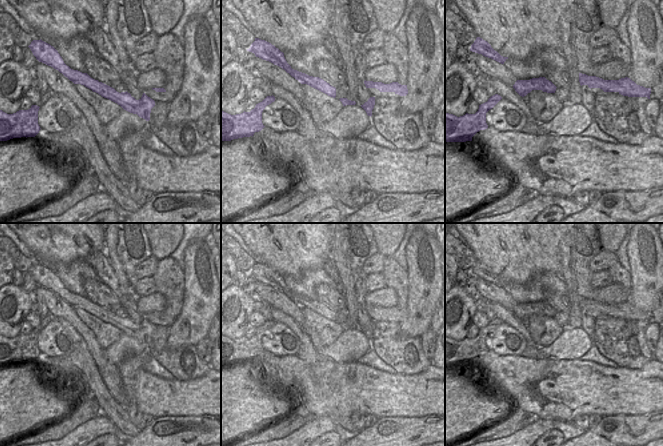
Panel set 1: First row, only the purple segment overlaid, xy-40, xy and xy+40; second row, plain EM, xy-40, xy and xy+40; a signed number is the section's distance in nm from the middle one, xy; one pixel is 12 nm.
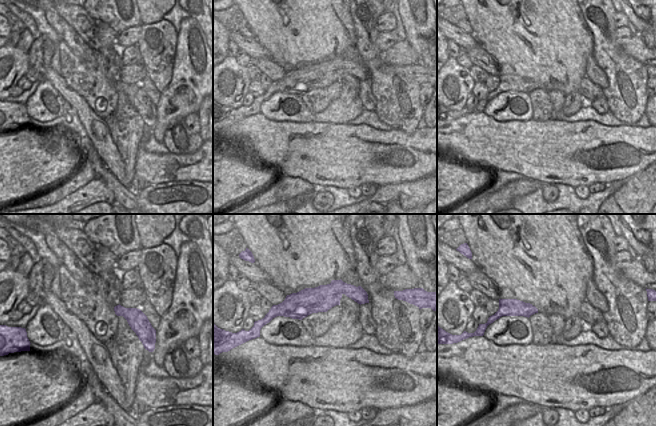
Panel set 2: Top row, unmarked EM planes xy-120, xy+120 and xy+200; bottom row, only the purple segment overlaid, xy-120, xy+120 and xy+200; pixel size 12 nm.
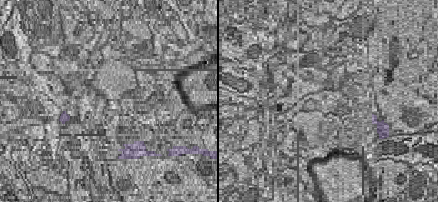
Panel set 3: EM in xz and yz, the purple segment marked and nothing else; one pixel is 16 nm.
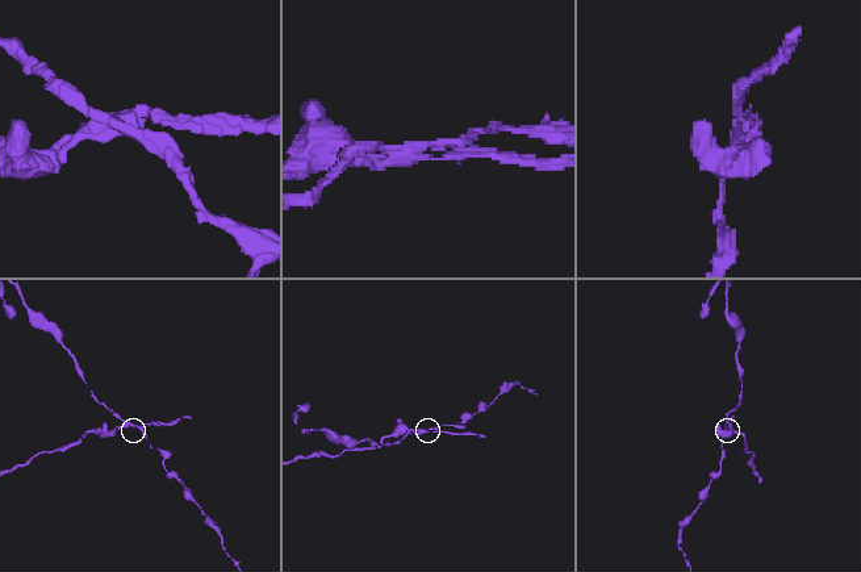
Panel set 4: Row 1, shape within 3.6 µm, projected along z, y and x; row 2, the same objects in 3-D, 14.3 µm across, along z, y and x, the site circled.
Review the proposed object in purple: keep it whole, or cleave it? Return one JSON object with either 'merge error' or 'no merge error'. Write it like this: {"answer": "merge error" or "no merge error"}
{"answer": "merge error"}

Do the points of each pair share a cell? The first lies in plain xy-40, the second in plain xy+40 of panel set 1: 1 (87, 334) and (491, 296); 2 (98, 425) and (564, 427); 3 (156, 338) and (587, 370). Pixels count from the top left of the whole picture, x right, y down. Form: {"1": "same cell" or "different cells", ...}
{"1": "same cell", "2": "different cells", "3": "different cells"}

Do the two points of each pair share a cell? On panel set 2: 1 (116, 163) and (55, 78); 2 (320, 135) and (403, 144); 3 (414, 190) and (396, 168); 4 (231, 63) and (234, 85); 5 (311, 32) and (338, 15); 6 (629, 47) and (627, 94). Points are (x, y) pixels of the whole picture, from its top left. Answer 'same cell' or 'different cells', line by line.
1: same cell
2: same cell
3: different cells
4: same cell
5: same cell
6: different cells

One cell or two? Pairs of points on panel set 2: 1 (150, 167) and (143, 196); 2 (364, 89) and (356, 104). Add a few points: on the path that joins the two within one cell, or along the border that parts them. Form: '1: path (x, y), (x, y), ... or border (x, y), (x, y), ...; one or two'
1: border (174, 180), (168, 183), (151, 184); two
2: border (357, 97), (364, 108); two

